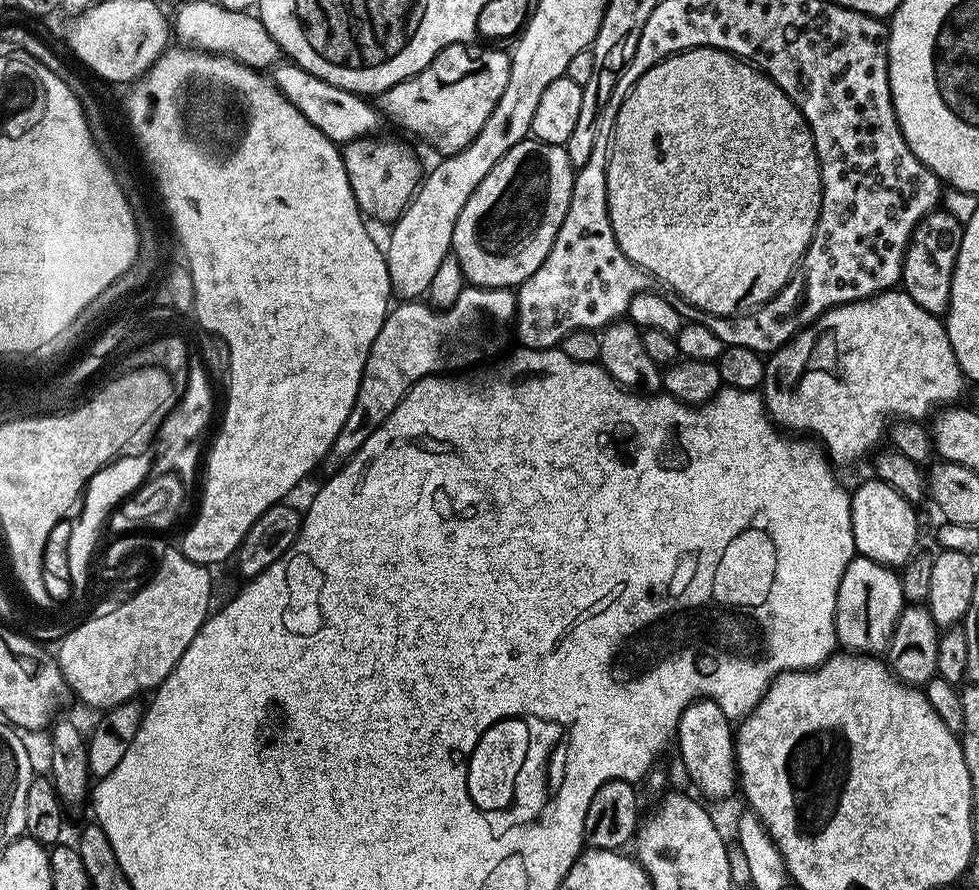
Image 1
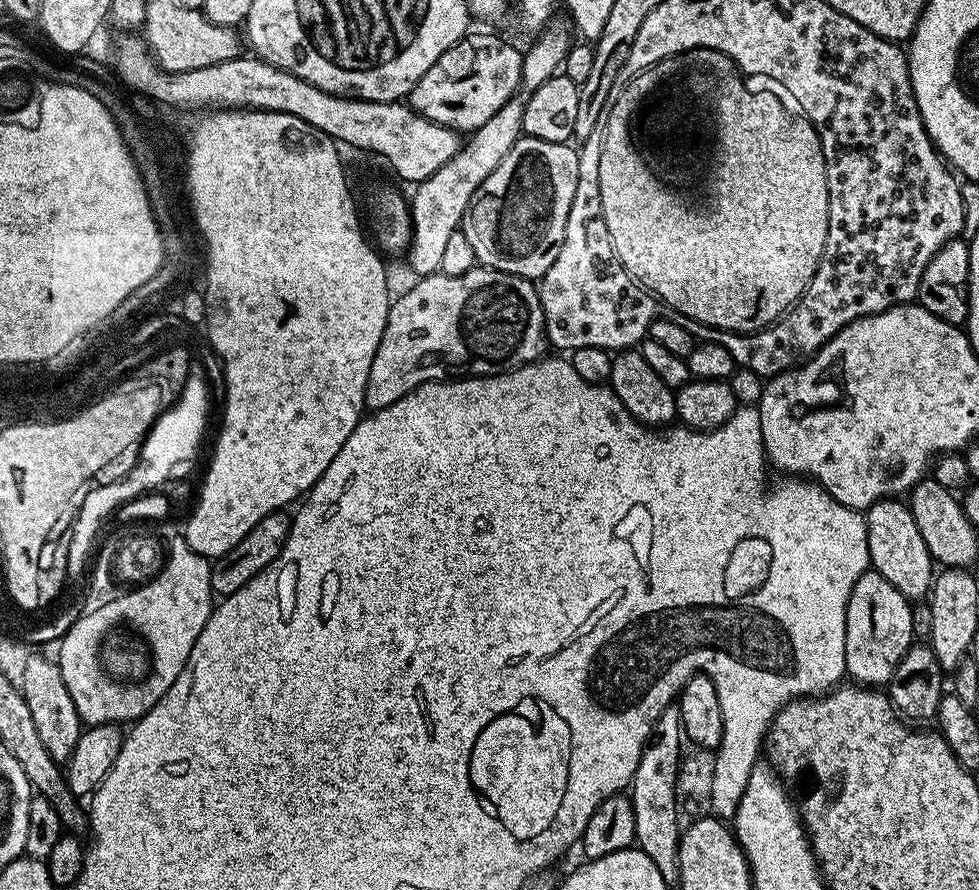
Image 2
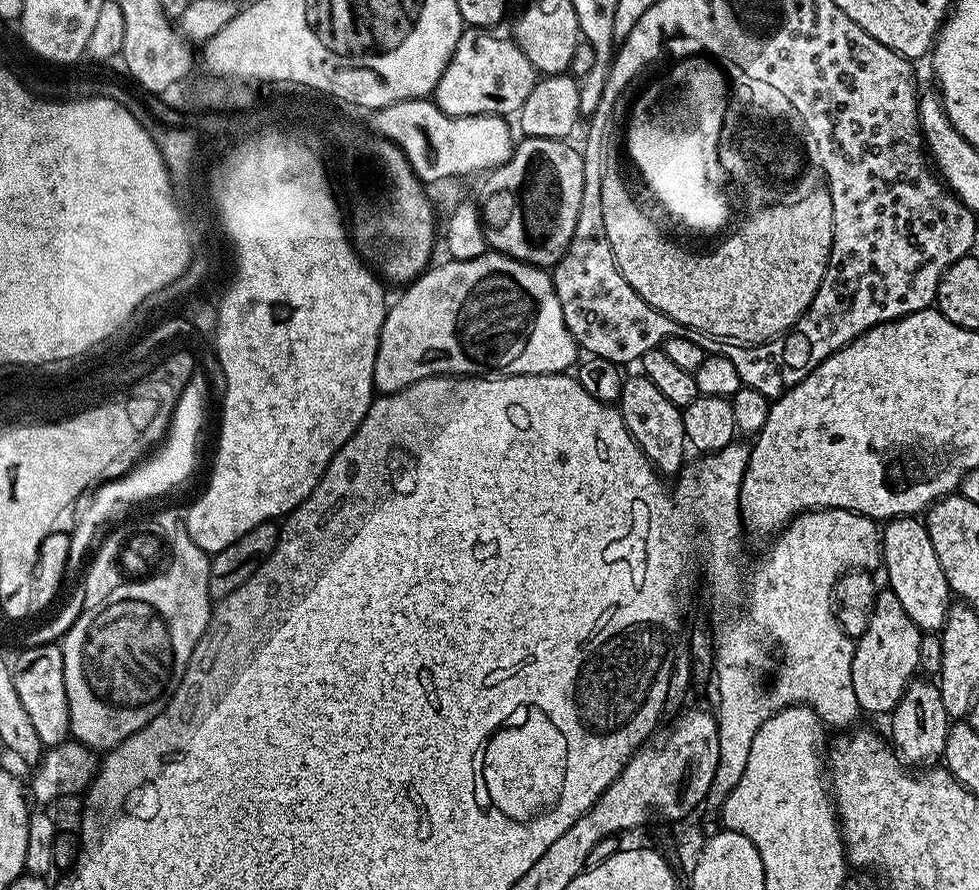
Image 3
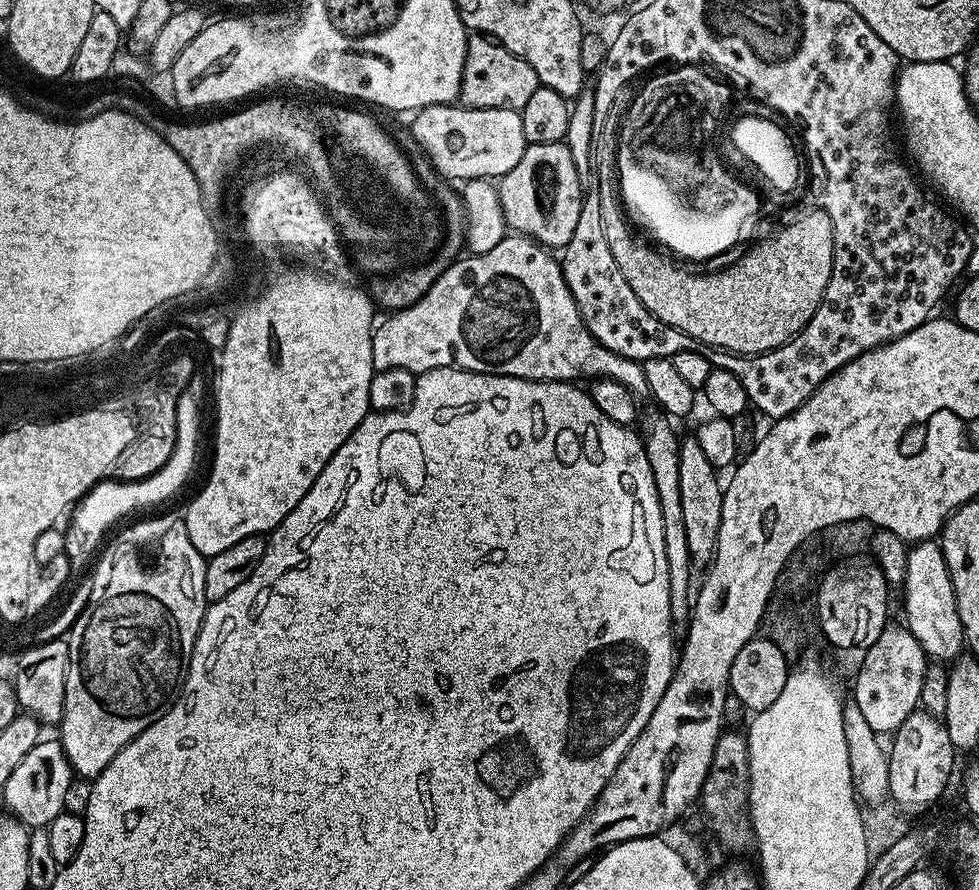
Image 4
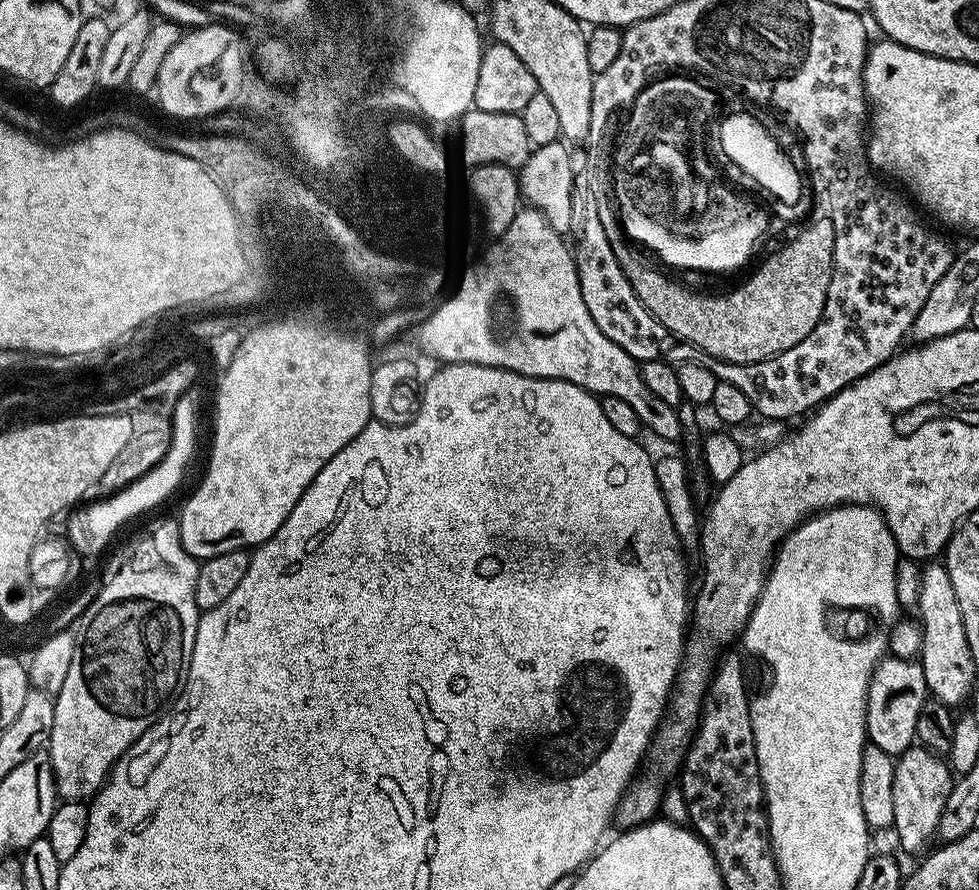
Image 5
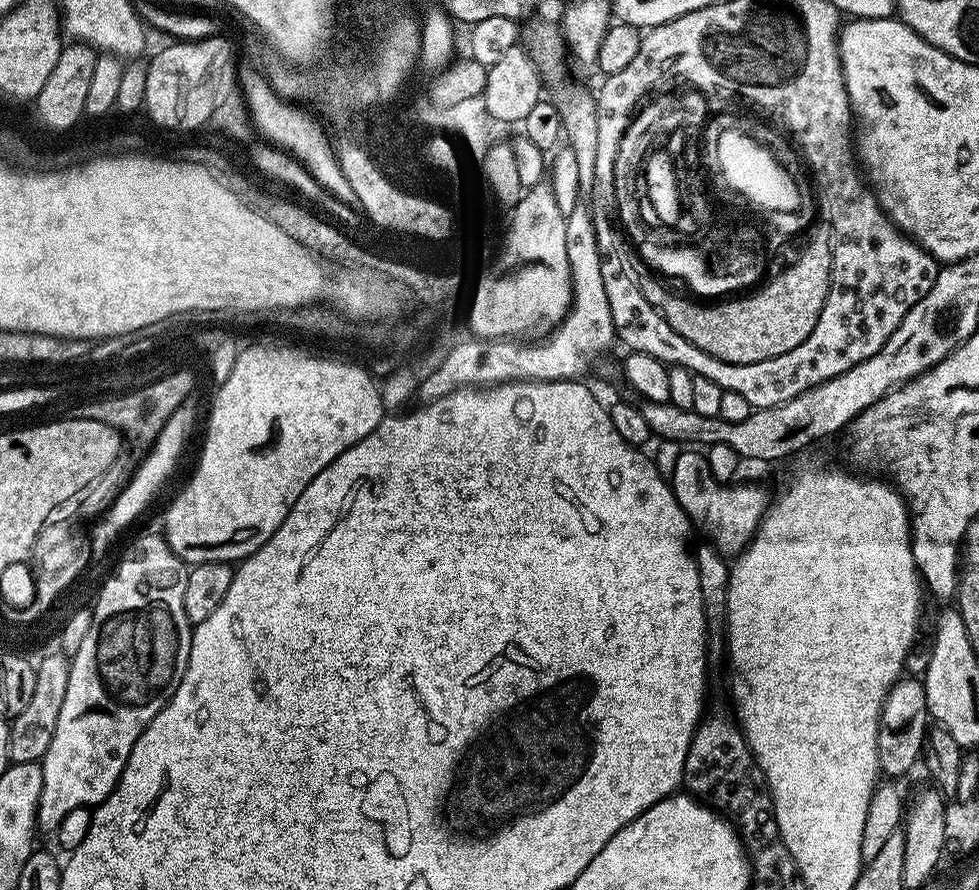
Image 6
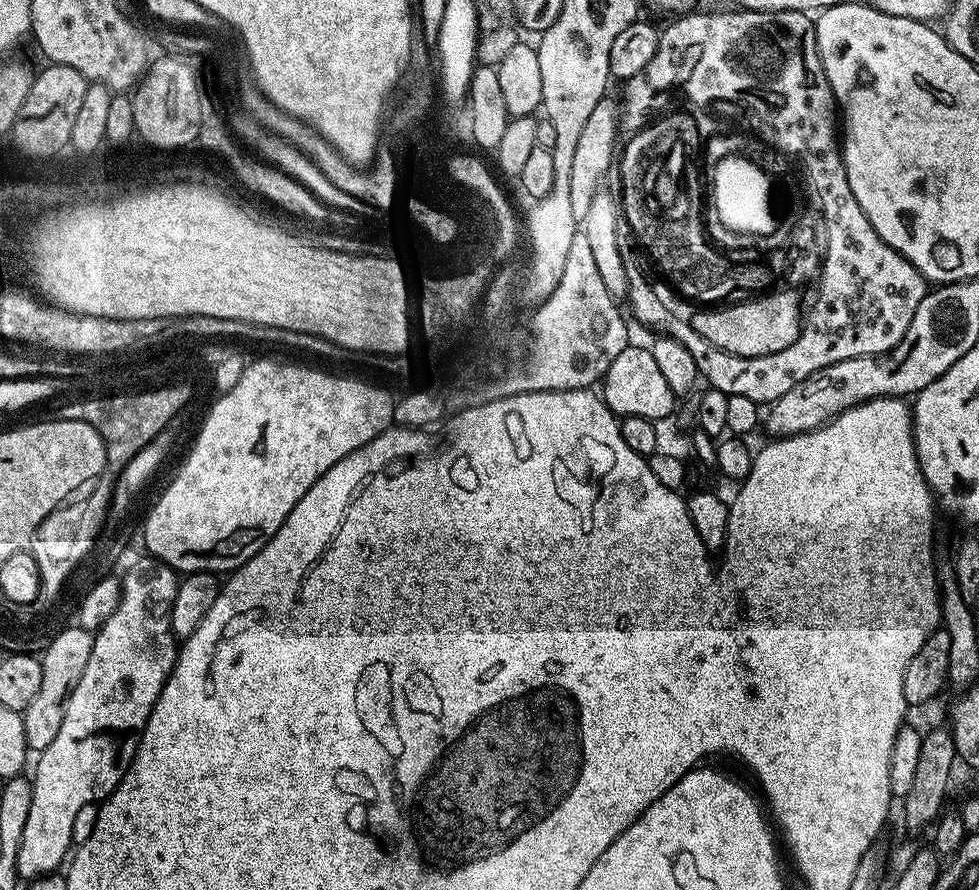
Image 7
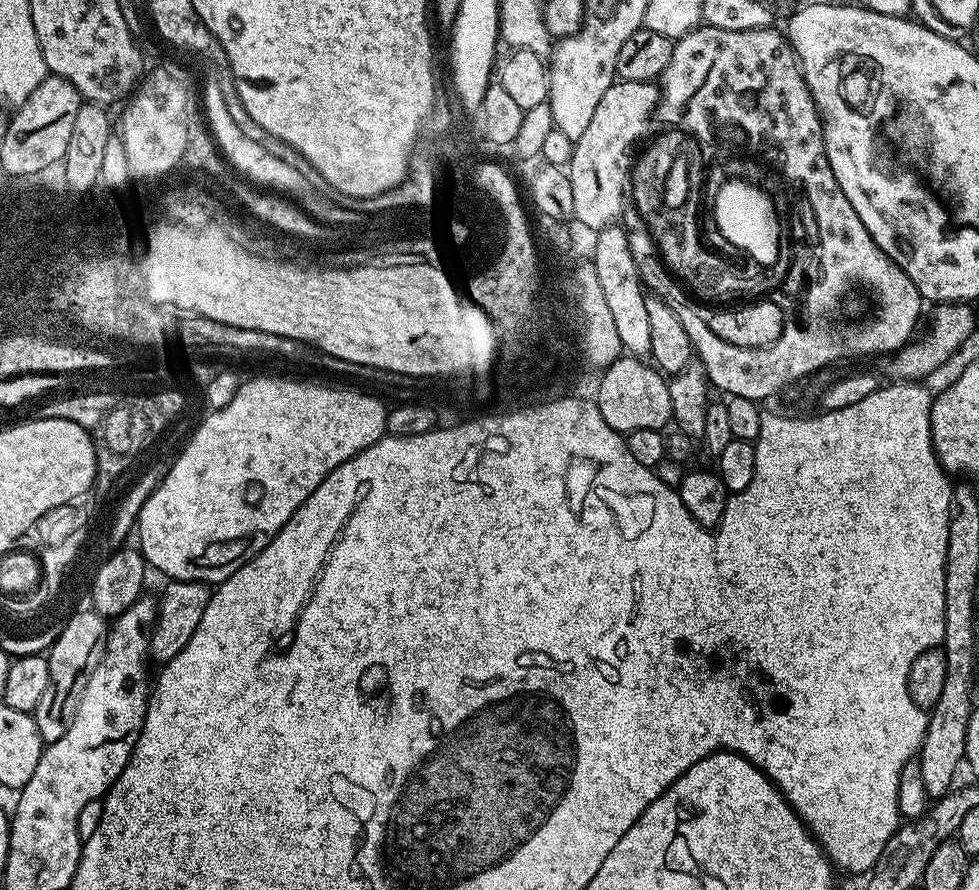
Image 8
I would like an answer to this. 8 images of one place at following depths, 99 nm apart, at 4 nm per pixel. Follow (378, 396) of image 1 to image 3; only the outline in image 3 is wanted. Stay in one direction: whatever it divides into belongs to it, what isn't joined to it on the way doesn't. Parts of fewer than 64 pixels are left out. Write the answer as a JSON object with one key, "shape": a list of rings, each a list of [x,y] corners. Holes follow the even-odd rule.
{"shape":[[[485,250],[478,258],[469,260],[445,259],[445,264],[433,263],[431,267],[420,273],[417,278],[403,289],[404,292],[396,301],[391,301],[390,307],[384,313],[378,354],[374,358],[373,389],[377,393],[400,392],[414,382],[424,380],[428,376],[533,376],[534,374],[554,374],[555,372],[567,373],[577,363],[578,345],[576,339],[566,330],[566,318],[562,318],[562,304],[558,302],[558,294],[552,285],[552,277],[543,268],[535,264],[527,264],[504,256],[500,252]]]}

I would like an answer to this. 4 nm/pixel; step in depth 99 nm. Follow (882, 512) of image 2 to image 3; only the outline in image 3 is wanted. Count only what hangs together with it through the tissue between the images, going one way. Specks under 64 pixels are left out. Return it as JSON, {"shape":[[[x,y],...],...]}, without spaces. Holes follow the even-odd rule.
{"shape":[[[897,516],[883,525],[882,568],[888,571],[887,587],[902,602],[902,610],[910,614],[921,633],[939,633],[948,613],[950,589],[942,566],[938,566],[938,554],[934,554],[930,534],[916,516]]]}

